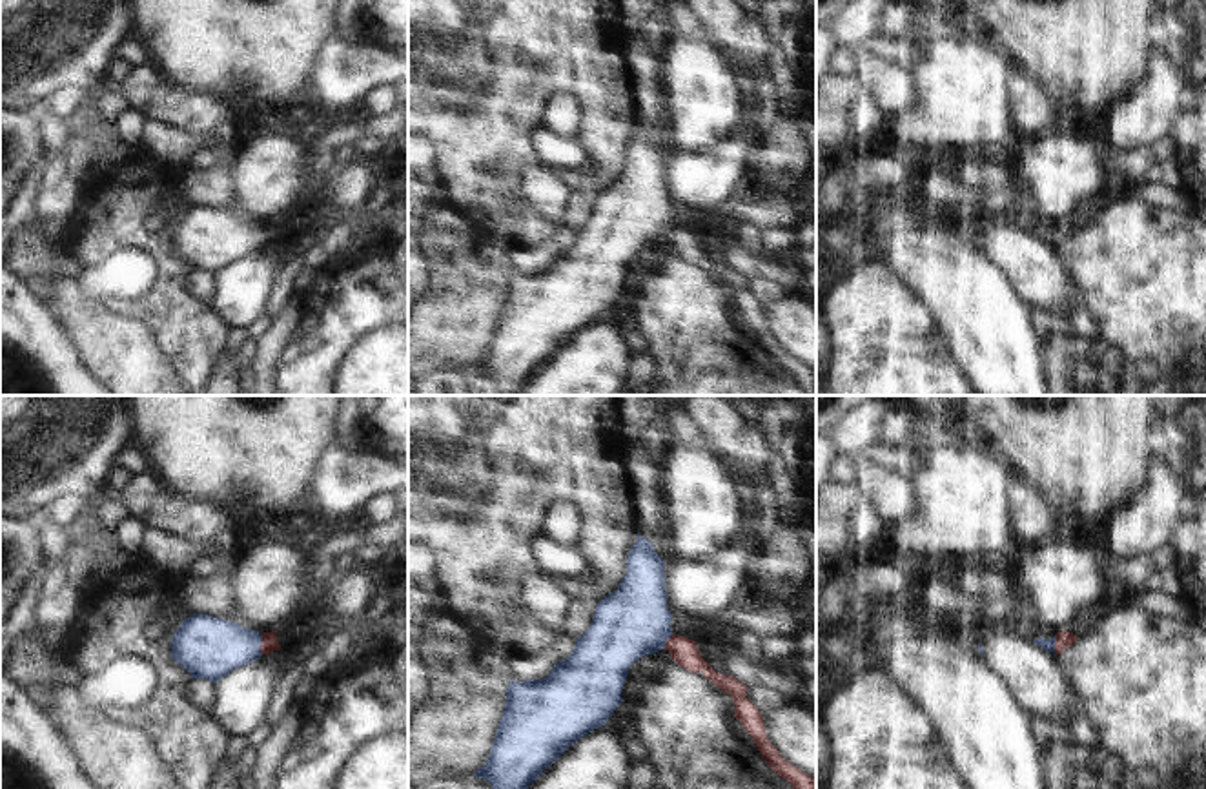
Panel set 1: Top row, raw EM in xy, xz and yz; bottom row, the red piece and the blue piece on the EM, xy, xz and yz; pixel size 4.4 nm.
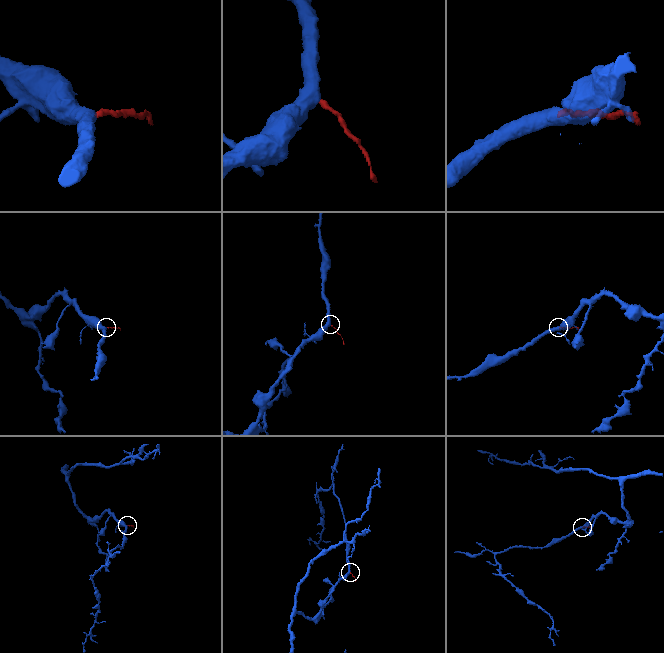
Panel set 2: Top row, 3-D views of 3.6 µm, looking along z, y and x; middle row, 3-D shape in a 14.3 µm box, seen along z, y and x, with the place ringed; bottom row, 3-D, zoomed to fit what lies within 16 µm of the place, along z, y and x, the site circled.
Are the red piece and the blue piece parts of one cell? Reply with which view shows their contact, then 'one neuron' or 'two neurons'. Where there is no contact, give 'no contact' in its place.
xy | one neuron

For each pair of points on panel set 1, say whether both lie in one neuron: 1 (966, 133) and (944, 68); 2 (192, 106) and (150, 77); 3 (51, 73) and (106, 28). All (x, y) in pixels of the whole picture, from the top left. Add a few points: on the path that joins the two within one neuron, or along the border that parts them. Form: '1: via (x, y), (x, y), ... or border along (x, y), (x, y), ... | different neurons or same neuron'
1: via (966, 117), (960, 84) | same neuron
2: via (181, 106), (161, 88) | same neuron
3: via (64, 61), (93, 31) | same neuron

